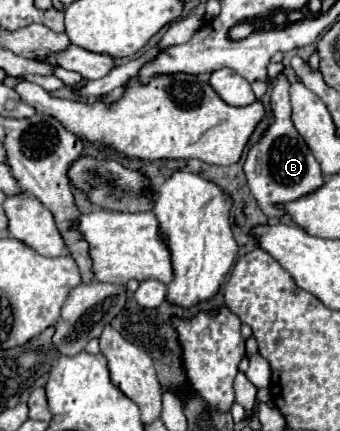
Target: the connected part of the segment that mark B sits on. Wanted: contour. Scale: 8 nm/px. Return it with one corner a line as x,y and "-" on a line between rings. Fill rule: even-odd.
280,72
276,76
276,80
272,82
272,92
270,92
270,104
276,114
276,122
266,130
262,140
250,148
248,158
244,162
248,186
254,194
254,198
258,200
262,212
268,218
272,218
272,216
284,218
286,212
280,208
282,202
300,200
300,198
316,192
324,184
324,176
320,172
316,158
312,156
310,148
306,146
306,142
302,140
302,136
298,134
298,130
294,128
294,124
290,120
288,88
290,88
290,82
284,76
284,72

